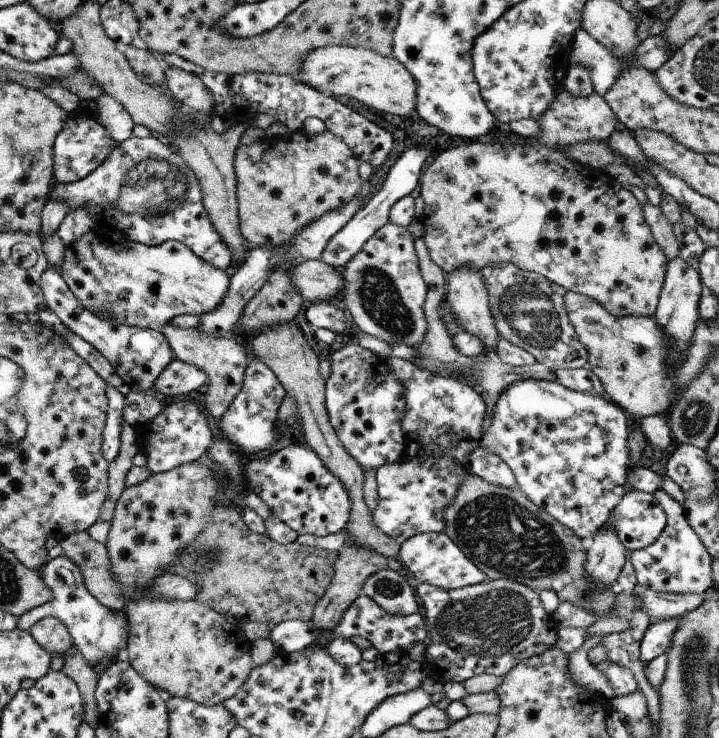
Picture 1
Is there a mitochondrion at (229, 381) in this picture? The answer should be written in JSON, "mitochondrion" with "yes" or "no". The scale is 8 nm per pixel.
{"mitochondrion":"no"}

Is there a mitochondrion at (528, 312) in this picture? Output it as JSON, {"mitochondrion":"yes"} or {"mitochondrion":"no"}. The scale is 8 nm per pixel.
{"mitochondrion":"yes"}

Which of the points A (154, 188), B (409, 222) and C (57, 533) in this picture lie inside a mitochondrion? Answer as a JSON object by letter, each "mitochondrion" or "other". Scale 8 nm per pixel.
{"A":"mitochondrion","B":"other","C":"other"}

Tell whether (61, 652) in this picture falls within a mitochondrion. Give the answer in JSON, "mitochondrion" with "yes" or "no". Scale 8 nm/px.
{"mitochondrion":"no"}

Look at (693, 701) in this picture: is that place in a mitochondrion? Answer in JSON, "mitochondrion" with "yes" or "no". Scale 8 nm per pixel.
{"mitochondrion":"yes"}

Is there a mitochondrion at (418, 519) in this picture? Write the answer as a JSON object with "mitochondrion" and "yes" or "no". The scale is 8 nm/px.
{"mitochondrion":"no"}

